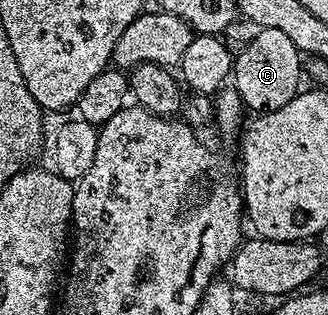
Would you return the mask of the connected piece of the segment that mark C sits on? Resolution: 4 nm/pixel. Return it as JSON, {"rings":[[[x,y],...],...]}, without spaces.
{"rings":[[[261,27],[255,34],[256,36],[241,49],[240,56],[236,59],[236,64],[233,67],[231,64],[231,86],[236,90],[240,102],[244,104],[249,112],[263,113],[265,111],[273,111],[274,109],[282,109],[282,105],[286,105],[286,101],[290,101],[301,90],[302,52],[294,45],[294,41],[290,41],[290,37],[286,37],[286,33],[282,33],[282,29],[266,29]]]}

